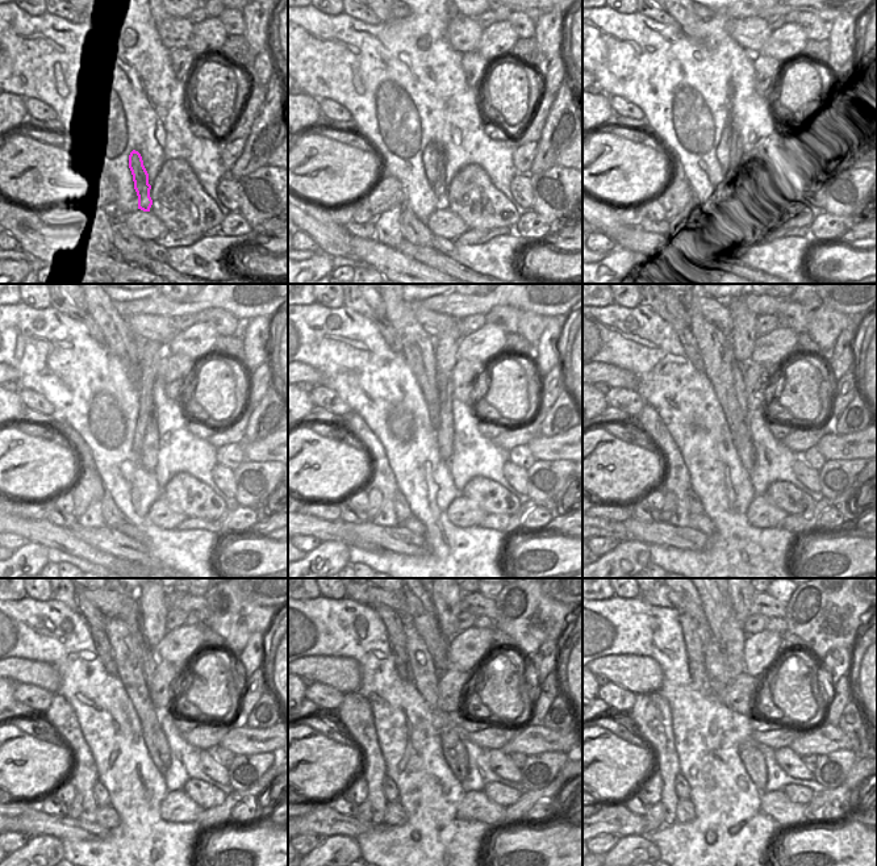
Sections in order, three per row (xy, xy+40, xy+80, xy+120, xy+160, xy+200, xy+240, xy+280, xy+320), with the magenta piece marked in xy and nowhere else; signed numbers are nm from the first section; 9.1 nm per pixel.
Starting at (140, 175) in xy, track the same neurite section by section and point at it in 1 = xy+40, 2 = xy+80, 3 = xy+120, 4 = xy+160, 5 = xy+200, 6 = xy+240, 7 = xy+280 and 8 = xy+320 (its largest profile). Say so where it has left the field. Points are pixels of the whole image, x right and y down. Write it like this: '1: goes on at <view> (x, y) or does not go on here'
1: goes on at xy+40 (433, 157)
2: goes on at xy+80 (730, 154)
3: goes on at xy+120 (146, 438)
4: goes on at xy+160 (445, 432)
5: goes on at xy+200 (738, 369)
6: goes on at xy+240 (150, 660)
7: goes on at xy+280 (421, 613)
8: goes on at xy+320 (717, 605)

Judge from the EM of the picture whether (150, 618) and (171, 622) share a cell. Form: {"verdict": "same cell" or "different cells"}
{"verdict": "different cells"}

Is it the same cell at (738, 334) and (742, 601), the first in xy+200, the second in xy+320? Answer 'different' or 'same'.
same

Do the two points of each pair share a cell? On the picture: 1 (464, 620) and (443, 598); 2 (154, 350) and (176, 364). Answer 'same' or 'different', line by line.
1: different
2: different

